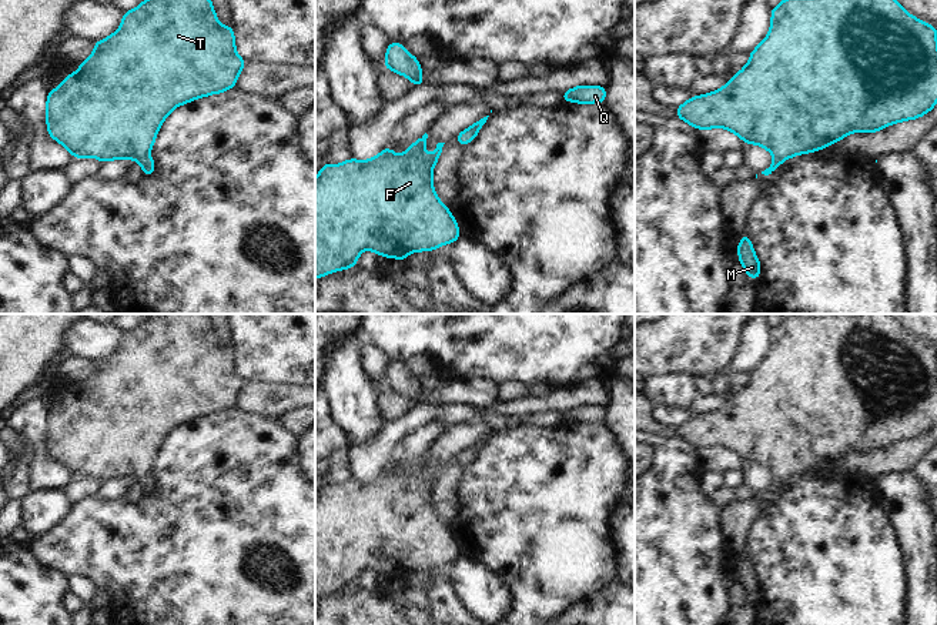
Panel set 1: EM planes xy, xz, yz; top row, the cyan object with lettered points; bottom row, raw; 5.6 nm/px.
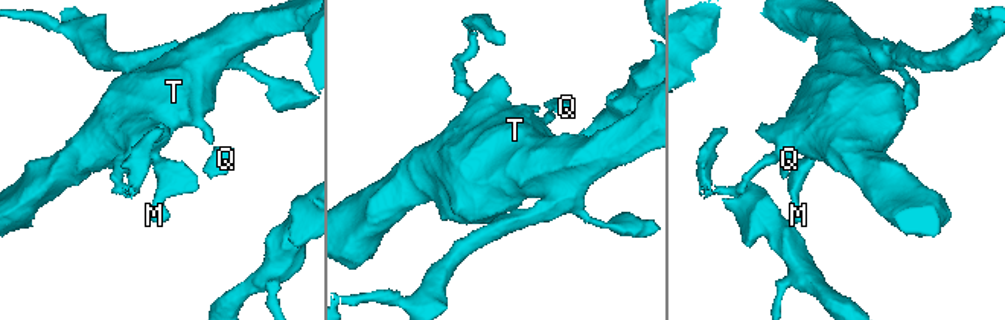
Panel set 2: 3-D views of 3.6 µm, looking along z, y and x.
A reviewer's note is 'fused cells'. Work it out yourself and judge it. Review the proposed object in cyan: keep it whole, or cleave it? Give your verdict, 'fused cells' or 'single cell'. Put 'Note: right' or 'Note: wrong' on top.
Note: wrong
single cell

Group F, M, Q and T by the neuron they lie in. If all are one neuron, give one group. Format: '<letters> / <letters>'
F M Q T

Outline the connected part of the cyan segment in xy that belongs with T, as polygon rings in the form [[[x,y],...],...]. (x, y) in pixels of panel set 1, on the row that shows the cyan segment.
[[[144,0],[124,13],[116,33],[94,43],[94,53],[74,74],[47,93],[47,133],[74,158],[137,160],[144,176],[151,176],[154,160],[148,154],[164,118],[177,106],[232,88],[245,64],[235,51],[232,27],[218,21],[211,0]]]

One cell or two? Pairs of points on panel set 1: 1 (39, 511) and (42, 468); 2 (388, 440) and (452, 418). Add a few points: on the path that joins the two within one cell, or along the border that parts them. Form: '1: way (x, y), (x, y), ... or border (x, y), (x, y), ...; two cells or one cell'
1: border (30, 490), (62, 491); two cells
2: way (404, 425), (422, 413), (437, 413); one cell

